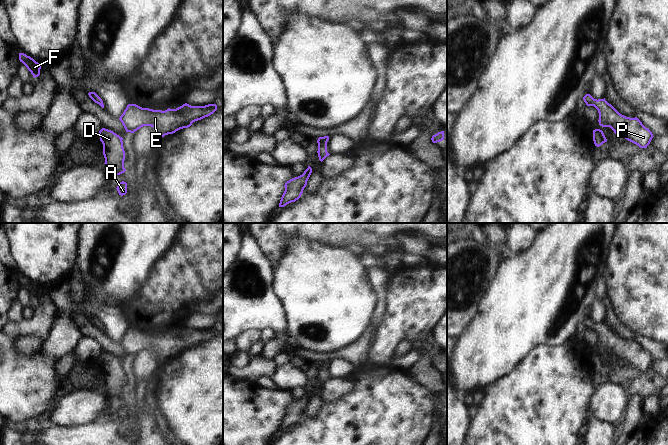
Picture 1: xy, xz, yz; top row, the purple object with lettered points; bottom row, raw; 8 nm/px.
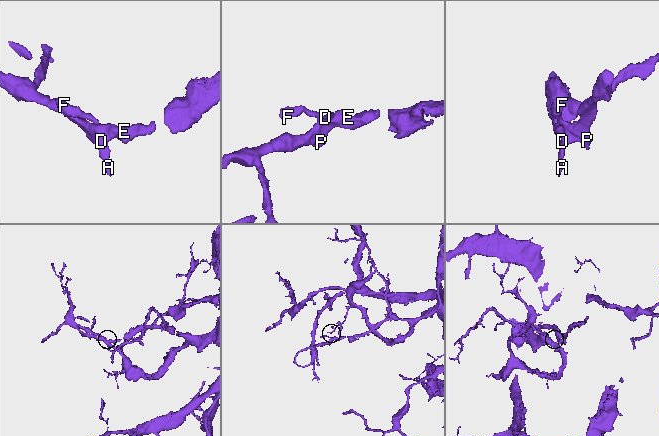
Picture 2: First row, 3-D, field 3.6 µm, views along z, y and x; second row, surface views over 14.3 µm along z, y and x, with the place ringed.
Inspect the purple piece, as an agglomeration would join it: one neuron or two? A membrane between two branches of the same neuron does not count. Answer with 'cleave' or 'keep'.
keep

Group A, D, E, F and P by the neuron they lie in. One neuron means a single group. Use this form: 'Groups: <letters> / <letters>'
Groups: A D E F P

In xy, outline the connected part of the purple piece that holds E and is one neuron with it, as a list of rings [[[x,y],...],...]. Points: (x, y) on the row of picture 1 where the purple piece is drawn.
[[[187,103],[176,109],[165,111],[142,108],[136,104],[128,104],[119,120],[126,132],[134,133],[143,126],[155,129],[159,138],[176,131],[188,128],[193,122],[210,116],[217,110],[216,104],[191,106]]]

